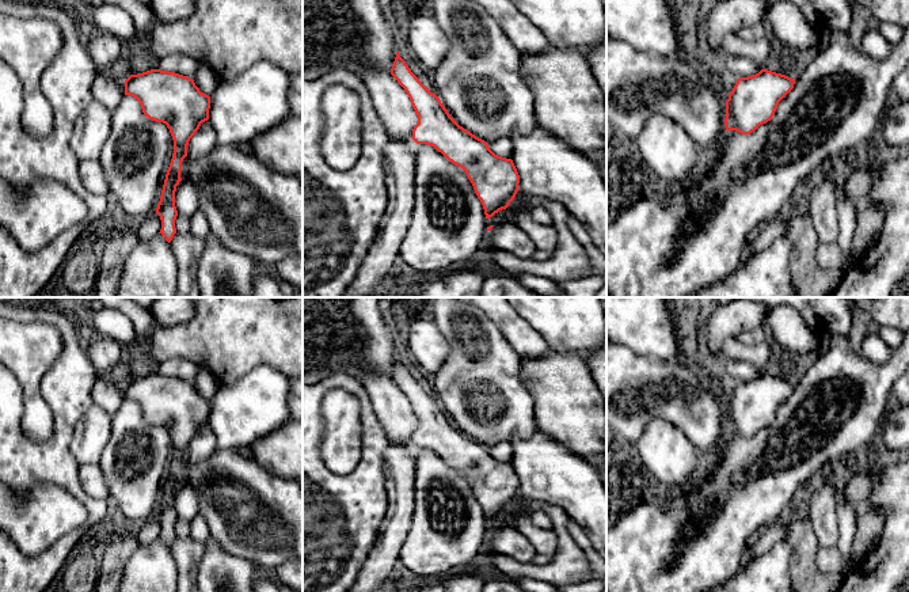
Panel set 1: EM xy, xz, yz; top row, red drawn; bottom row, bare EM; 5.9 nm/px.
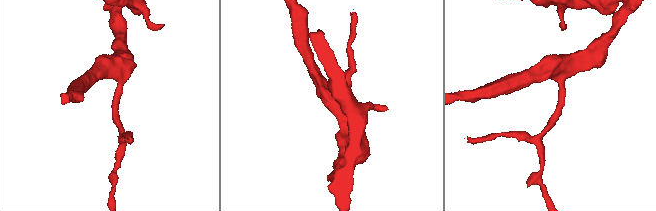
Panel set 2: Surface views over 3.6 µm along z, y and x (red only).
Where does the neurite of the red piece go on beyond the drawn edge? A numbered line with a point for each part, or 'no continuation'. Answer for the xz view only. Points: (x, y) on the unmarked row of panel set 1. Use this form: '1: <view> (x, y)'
no continuation

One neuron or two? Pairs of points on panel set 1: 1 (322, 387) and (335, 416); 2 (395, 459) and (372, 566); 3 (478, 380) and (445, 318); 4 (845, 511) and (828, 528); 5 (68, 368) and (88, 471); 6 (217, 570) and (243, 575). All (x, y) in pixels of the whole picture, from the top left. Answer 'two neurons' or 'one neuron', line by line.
1: two neurons
2: one neuron
3: one neuron
4: two neurons
5: two neurons
6: one neuron

